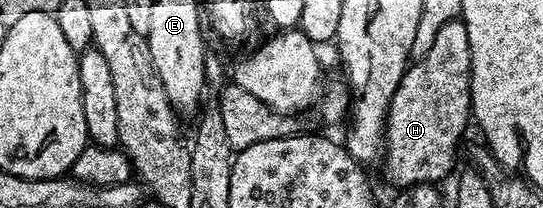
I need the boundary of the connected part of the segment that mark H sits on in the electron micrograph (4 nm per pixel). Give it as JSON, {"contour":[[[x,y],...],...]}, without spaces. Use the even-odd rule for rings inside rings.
{"contour":[[[455,18],[447,25],[443,25],[443,29],[439,29],[438,36],[435,37],[435,45],[431,45],[431,49],[427,49],[427,53],[423,58],[410,62],[409,67],[403,73],[403,77],[399,81],[399,89],[395,89],[395,97],[391,97],[391,105],[387,113],[387,121],[385,122],[385,150],[383,152],[383,164],[385,163],[385,175],[391,182],[397,186],[397,189],[406,187],[417,187],[420,183],[430,185],[440,184],[440,179],[448,173],[453,167],[453,162],[457,159],[457,146],[461,143],[461,138],[465,135],[465,126],[471,123],[471,45],[467,41],[467,25],[461,22],[460,18]]]}

